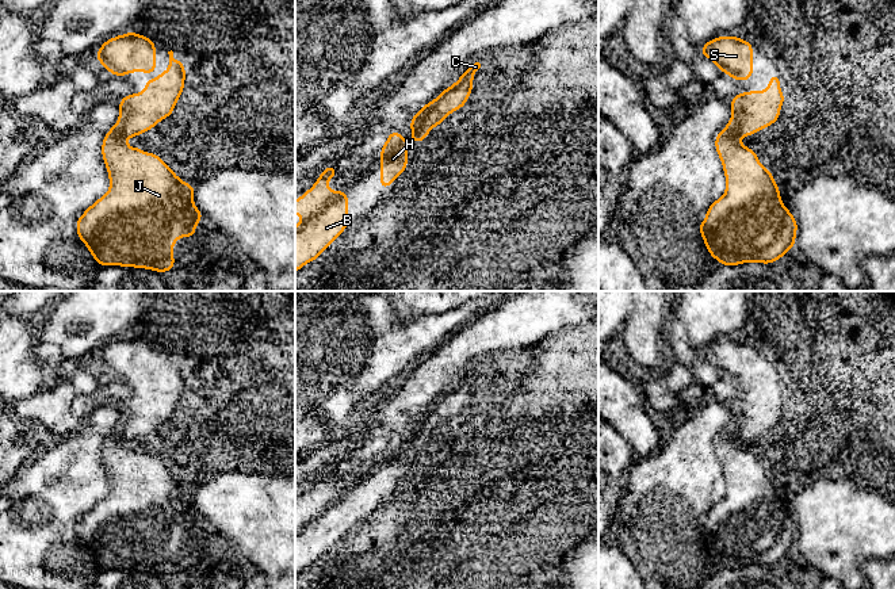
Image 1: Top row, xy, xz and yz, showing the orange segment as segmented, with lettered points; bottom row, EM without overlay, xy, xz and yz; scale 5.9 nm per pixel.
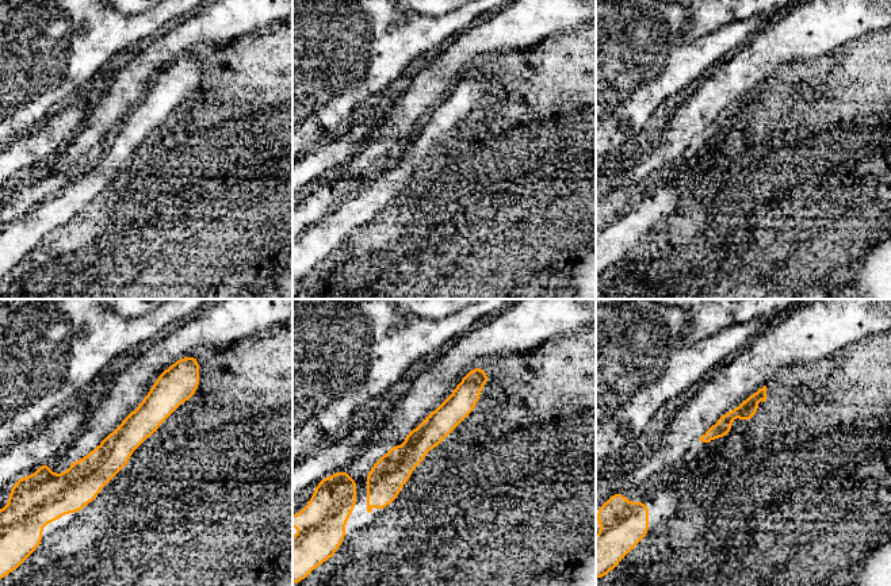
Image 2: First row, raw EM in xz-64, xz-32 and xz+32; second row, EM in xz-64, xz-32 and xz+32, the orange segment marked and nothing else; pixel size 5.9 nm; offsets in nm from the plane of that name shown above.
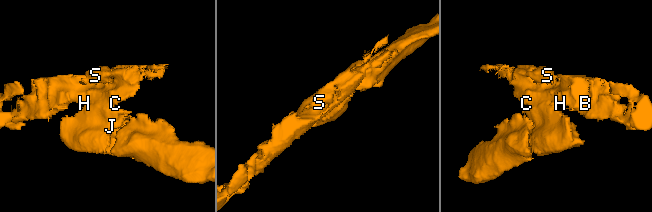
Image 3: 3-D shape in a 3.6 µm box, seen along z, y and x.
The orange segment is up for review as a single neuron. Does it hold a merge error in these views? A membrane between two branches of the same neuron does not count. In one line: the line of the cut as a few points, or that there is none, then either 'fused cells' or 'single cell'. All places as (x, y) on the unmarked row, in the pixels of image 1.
xz (432, 405), (428, 415), (417, 425), (410, 427) | fused cells

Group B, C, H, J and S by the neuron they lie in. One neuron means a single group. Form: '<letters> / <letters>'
B C H S / J

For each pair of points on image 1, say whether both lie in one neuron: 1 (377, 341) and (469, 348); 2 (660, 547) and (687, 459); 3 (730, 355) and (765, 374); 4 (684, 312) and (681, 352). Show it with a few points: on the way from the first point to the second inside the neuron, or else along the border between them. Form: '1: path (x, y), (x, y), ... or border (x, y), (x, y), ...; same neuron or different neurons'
1: border (442, 343), (436, 348); different neurons
2: path (669, 526), (687, 508), (687, 481); same neuron
3: path (738, 360), (753, 374), (757, 374); same neuron
4: border (676, 317), (685, 329), (688, 343), (697, 351); different neurons

